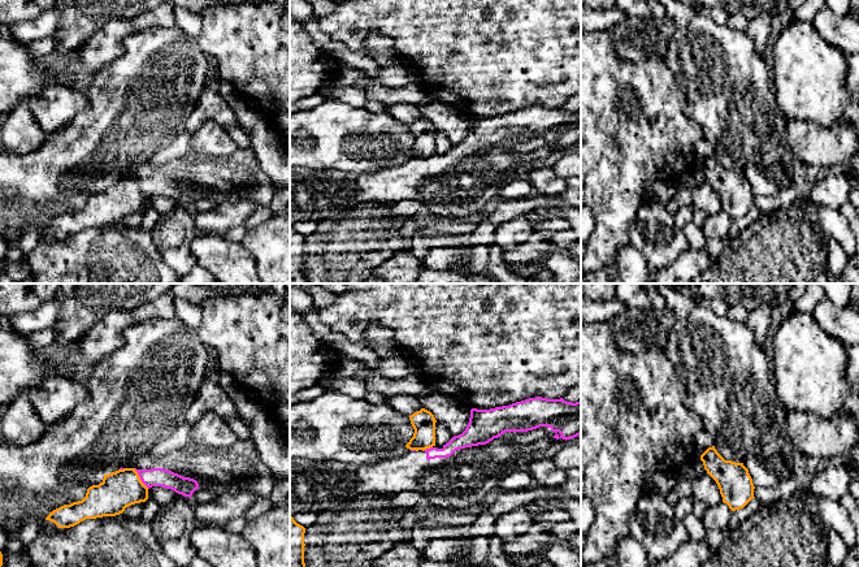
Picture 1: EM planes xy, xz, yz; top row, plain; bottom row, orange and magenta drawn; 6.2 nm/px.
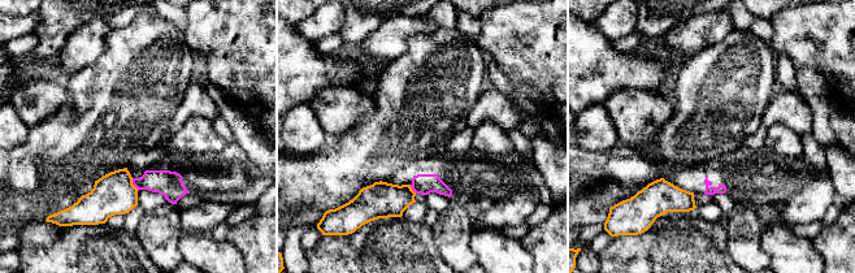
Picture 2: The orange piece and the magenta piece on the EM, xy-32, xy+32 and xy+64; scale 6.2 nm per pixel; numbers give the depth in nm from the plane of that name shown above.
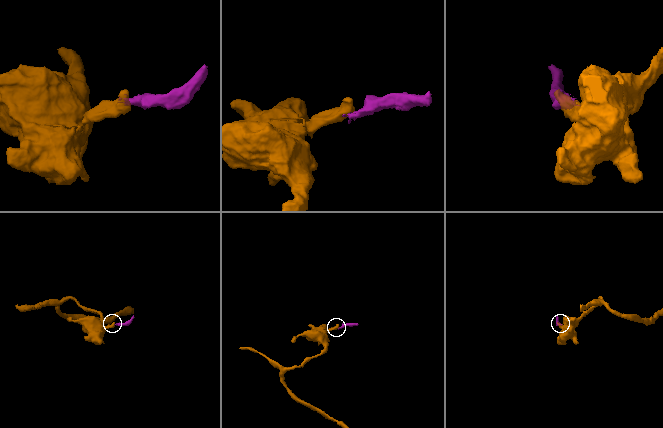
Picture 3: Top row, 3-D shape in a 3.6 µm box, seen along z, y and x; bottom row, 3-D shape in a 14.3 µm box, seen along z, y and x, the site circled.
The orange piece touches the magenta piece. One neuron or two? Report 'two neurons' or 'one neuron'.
two neurons

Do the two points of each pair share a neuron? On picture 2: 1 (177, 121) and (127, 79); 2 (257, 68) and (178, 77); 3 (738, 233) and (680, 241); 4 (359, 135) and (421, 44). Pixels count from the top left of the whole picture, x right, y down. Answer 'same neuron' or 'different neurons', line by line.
1: different neurons
2: different neurons
3: different neurons
4: same neuron

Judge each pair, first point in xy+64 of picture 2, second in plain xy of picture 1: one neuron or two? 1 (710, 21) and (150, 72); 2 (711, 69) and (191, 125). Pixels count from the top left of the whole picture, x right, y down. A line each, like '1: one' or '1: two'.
1: two
2: two

